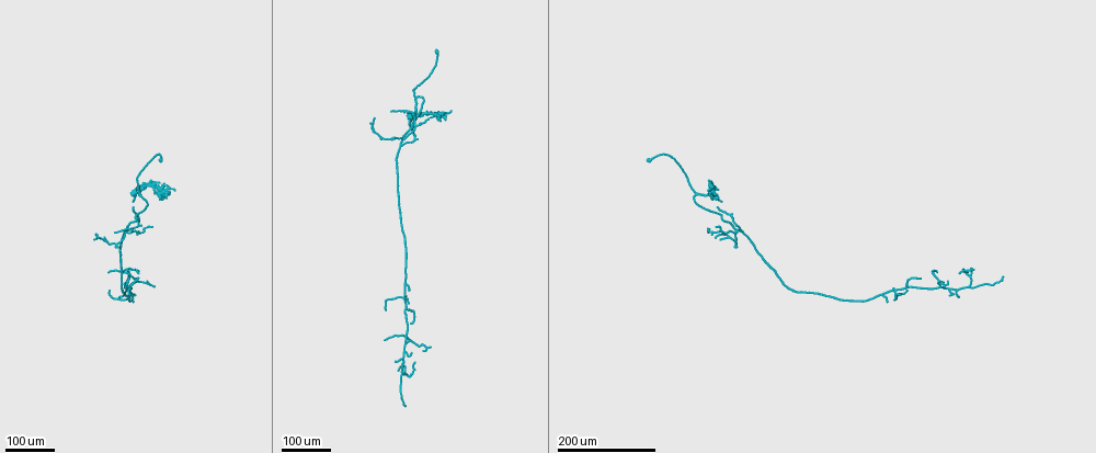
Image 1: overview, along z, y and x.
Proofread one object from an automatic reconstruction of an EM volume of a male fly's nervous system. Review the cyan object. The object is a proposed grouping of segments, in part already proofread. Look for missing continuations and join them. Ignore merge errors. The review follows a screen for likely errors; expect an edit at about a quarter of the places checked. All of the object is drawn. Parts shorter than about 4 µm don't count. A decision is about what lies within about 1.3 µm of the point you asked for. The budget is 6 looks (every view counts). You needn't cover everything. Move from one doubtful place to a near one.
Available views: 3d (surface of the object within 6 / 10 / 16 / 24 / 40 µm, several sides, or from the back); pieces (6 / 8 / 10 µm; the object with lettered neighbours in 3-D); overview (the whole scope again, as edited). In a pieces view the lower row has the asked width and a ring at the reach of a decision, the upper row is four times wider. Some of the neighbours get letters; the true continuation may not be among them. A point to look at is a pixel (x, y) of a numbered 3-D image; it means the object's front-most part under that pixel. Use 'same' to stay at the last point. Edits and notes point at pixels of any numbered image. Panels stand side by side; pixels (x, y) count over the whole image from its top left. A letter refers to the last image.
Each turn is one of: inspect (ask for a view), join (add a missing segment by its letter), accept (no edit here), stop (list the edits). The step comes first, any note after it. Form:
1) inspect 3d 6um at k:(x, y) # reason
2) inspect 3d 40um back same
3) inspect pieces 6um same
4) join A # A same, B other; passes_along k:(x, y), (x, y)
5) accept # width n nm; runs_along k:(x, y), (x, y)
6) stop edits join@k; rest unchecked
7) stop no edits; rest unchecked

inspect 3d 24um at 1:(104, 238) # stops while still wide

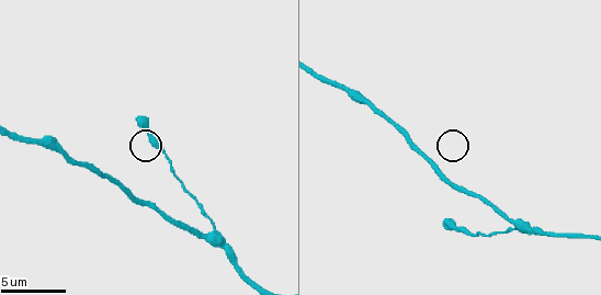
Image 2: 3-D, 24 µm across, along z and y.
inspect 3d 6um at 2:(446, 222)

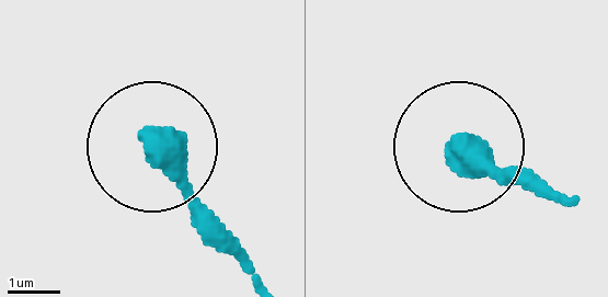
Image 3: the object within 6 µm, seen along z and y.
inspect pieces 10um at 3:(457, 156)

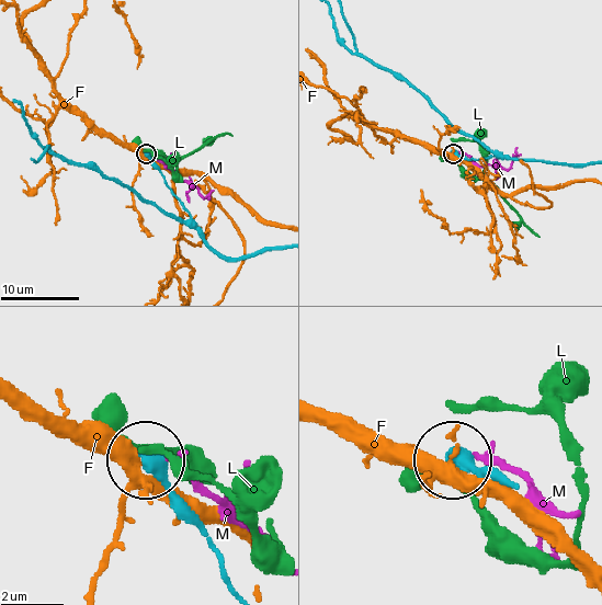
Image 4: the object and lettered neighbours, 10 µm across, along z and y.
accept # F other, L other, M other; runs_along 4:(513, 481), (458, 460); no lettered segment goes on from it

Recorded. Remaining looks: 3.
inspect 3d 40um at 1:(115, 232)

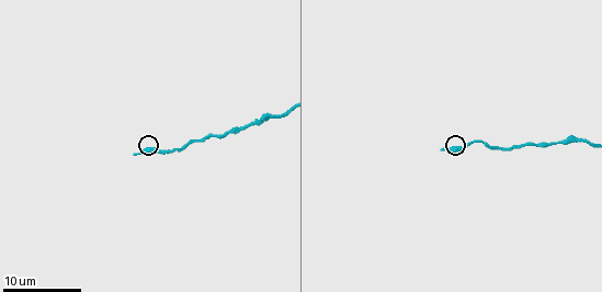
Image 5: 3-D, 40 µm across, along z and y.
inspect pieces 8um at 5:(133, 154)

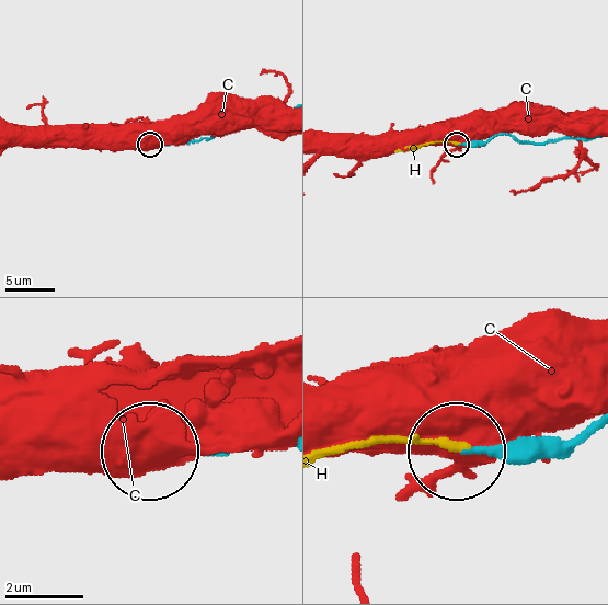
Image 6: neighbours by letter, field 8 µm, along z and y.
join H # C other, H same; the cell continues

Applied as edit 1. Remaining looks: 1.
stop edits join@6; rest unchecked

